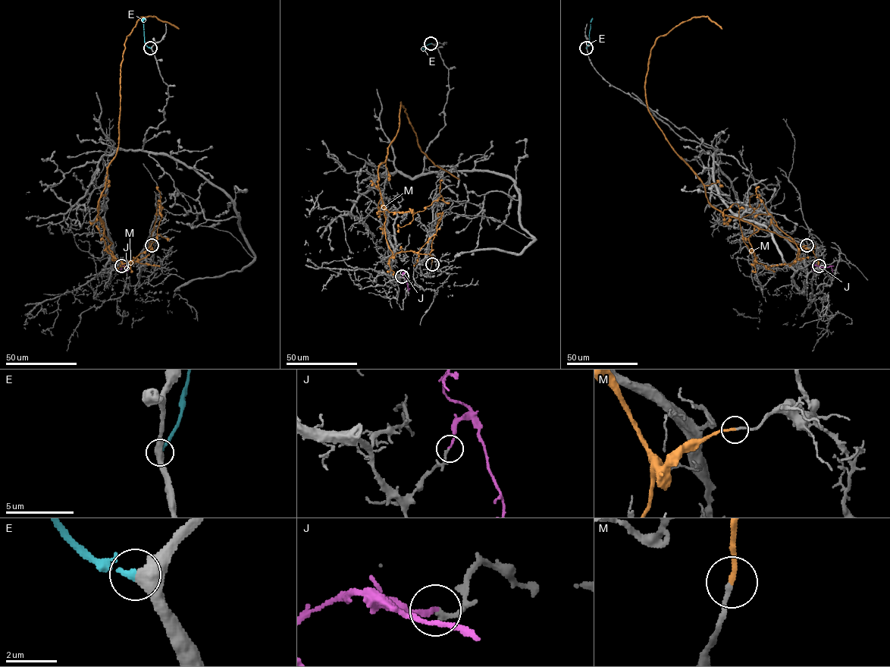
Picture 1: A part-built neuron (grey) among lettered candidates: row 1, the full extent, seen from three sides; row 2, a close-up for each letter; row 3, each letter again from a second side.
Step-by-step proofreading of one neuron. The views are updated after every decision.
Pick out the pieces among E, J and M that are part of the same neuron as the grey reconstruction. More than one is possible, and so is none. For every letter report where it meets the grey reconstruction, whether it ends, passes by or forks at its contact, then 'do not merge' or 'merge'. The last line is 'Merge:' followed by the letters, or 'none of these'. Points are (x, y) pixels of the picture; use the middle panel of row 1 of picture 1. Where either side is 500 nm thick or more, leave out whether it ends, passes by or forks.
E: (430, 43) | it ends | merge
J: (402, 276) | it ends | merge
M: (432, 264) | it ends | do not merge
Merge: E, J

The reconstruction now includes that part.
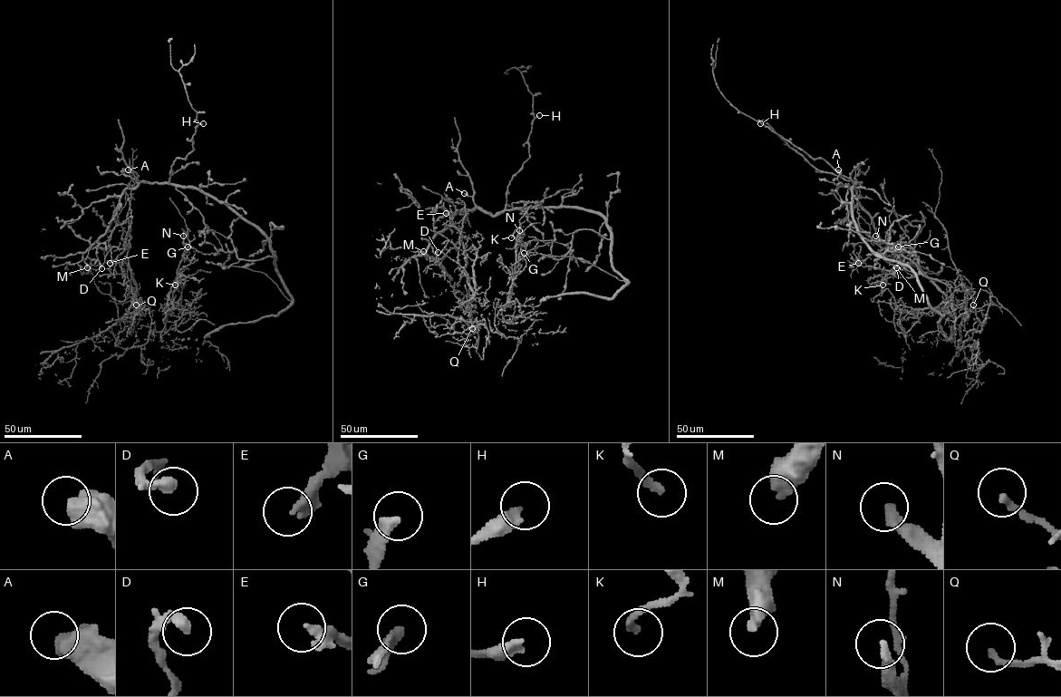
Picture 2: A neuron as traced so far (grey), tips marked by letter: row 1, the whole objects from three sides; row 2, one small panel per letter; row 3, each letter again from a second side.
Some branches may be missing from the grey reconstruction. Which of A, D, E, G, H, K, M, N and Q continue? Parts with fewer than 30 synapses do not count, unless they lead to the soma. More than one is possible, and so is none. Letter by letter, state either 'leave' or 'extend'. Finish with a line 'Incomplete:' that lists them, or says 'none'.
A: leave
D: leave
E: leave
G: extend
H: leave
K: extend
M: leave
N: extend
Q: leave
Incomplete: G, K, N

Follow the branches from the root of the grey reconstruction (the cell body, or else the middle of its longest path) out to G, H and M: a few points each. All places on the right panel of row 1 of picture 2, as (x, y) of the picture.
G: (853, 188), (858, 234), (884, 256), (874, 260), (904, 251), (885, 254), (890, 246), (901, 255), (898, 246)
H: (853, 188), (854, 183), (839, 174), (824, 159), (813, 159), (760, 123)
M: (853, 188), (860, 183), (853, 182), (859, 205), (870, 217), (876, 234), (895, 246), (900, 260), (896, 267)

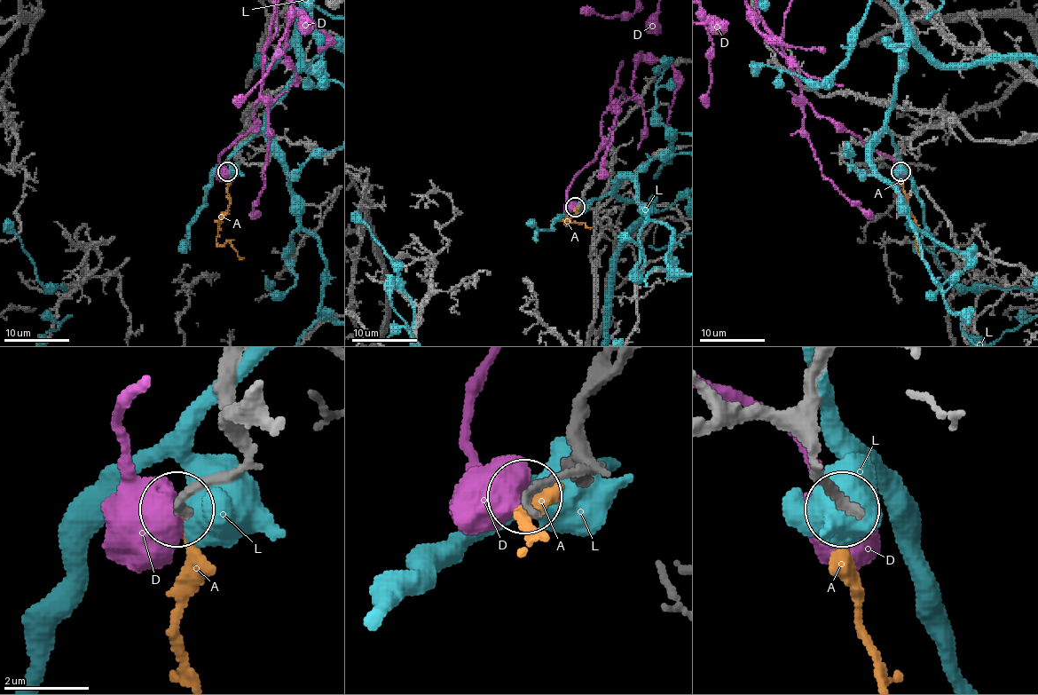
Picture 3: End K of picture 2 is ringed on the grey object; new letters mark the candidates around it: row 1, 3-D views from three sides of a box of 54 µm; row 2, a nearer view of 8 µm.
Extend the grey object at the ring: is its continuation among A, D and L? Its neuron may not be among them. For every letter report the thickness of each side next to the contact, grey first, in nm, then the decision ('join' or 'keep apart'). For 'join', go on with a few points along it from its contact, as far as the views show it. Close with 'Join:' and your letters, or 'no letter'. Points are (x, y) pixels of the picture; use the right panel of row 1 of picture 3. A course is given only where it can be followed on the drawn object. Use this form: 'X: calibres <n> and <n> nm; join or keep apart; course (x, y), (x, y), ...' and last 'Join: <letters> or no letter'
A: calibres 220 and 200 nm; join
D: calibres 240 and 850 nm; keep apart
L: calibres 240 and 700 nm; keep apart
Join: A

